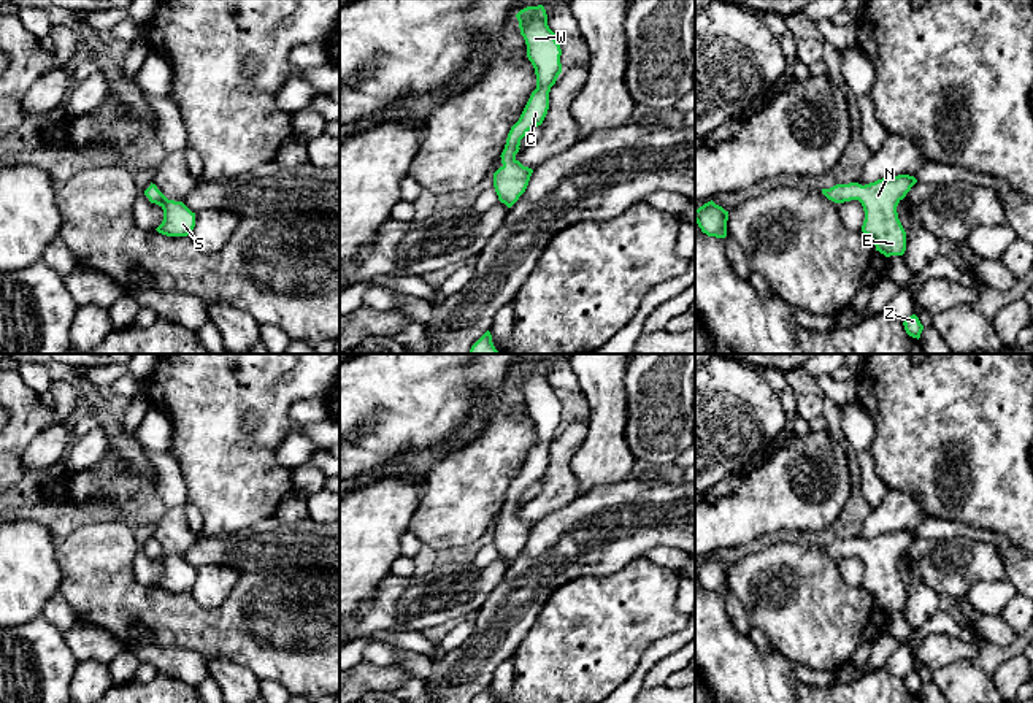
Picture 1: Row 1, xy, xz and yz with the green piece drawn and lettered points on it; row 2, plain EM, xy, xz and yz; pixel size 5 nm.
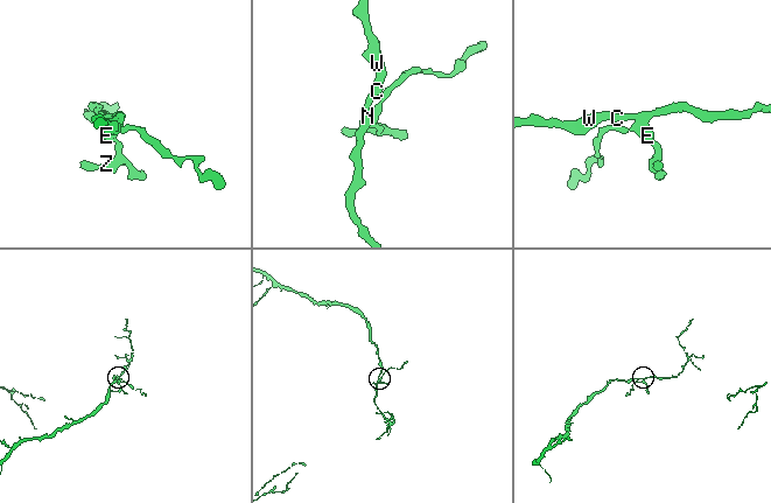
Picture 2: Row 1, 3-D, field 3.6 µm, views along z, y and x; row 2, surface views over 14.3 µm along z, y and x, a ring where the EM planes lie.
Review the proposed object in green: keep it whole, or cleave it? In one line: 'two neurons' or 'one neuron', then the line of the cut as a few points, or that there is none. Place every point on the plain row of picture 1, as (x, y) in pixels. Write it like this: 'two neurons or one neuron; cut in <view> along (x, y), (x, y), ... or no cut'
one neuron; no cut

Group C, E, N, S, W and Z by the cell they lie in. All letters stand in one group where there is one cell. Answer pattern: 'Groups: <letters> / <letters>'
Groups: C E N S W Z

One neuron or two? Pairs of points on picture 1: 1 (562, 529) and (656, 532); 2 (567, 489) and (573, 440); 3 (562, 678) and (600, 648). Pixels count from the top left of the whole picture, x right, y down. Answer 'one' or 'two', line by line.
1: one
2: one
3: one

